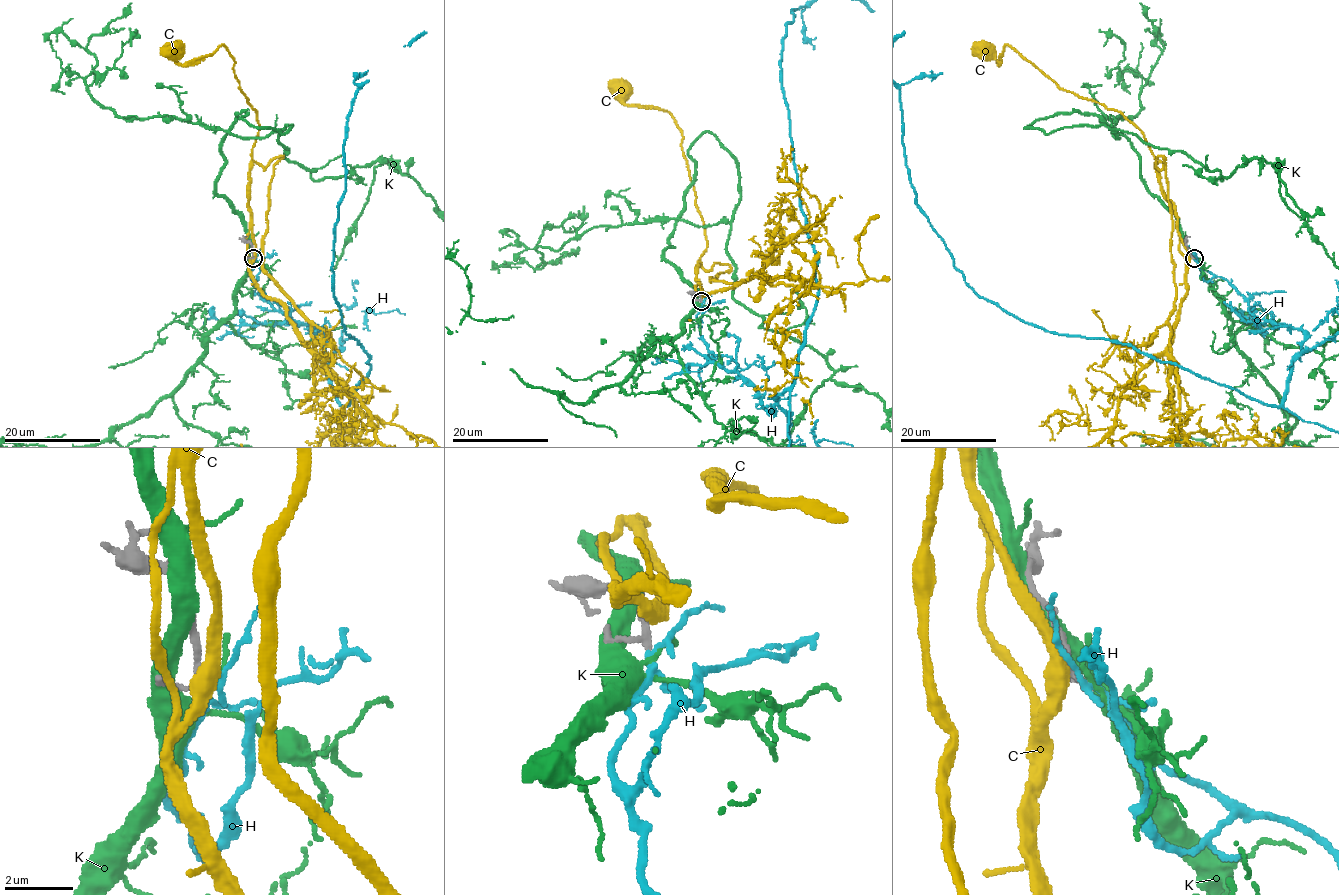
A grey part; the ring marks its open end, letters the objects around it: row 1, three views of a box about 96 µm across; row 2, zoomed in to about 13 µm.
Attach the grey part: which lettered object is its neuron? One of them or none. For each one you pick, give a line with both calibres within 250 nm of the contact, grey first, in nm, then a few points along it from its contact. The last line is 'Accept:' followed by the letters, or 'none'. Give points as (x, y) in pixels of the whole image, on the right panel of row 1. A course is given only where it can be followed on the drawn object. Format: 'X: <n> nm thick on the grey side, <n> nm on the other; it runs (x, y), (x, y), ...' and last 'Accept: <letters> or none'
H: 160 nm thick on the grey side, 140 nm on the other; it runs (1193, 258), (1302, 331), (1277, 405), (1045, 331), (965, 281), (906, 165)
Accept: H

